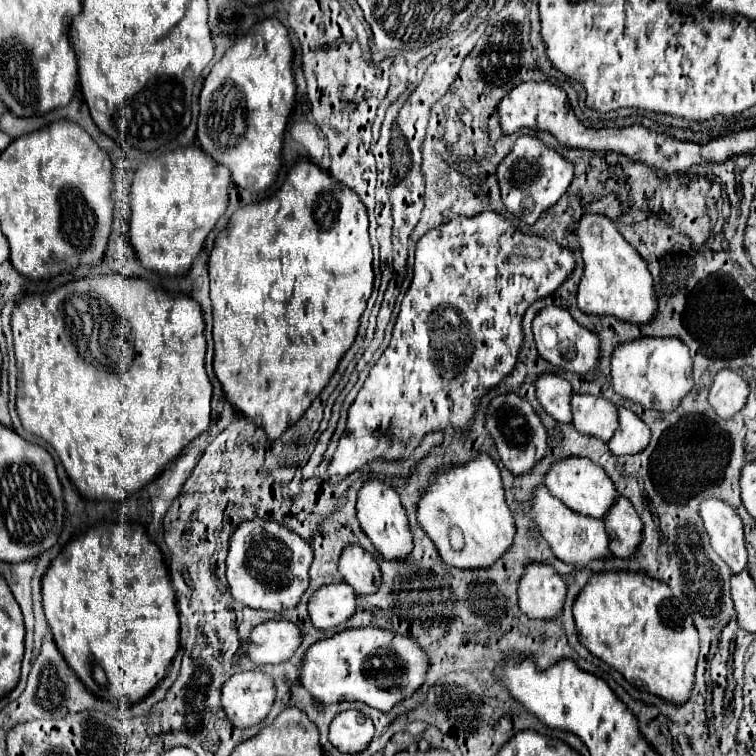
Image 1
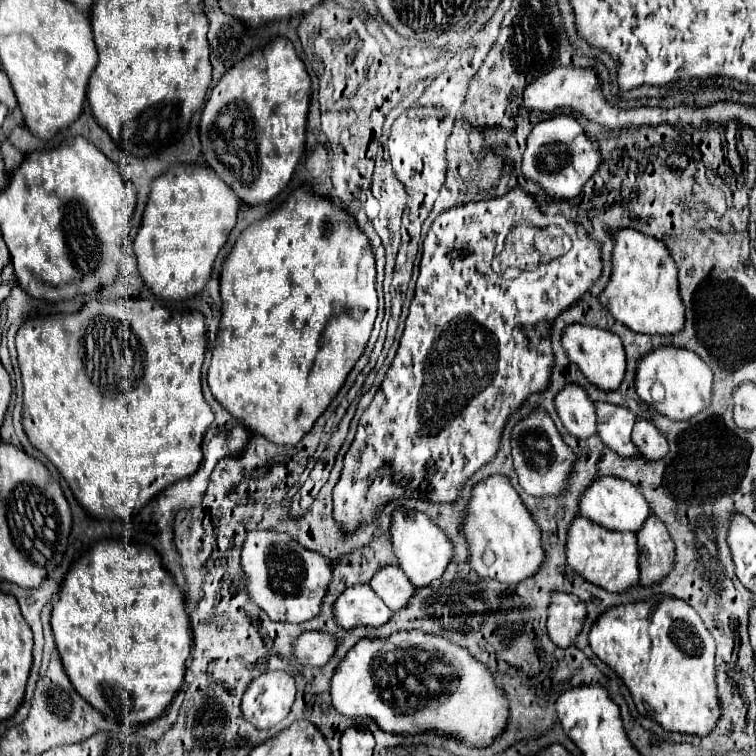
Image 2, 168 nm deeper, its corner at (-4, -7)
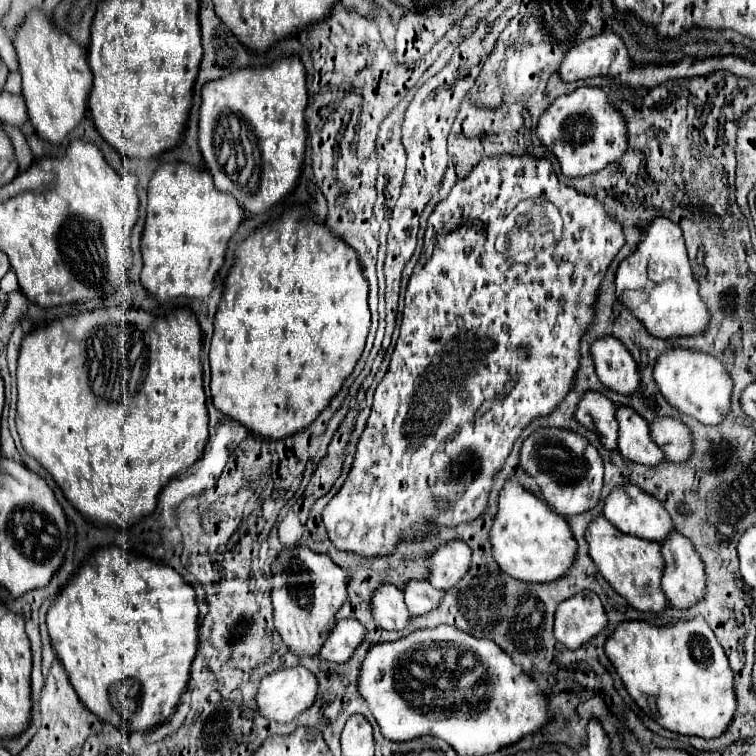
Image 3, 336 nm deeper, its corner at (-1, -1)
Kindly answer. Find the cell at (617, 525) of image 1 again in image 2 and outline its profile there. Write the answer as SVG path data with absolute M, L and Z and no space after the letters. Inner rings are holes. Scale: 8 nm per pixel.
M651 515L643 529L637 535L639 541L639 567L641 567L641 583L651 587L667 577L667 571L673 569L675 561L675 545L663 521Z

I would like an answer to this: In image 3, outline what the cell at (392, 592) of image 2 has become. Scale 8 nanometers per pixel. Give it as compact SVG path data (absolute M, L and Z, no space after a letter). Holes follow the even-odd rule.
M406 581L402 587L404 603L412 615L422 615L438 605L444 591L434 589L428 581Z

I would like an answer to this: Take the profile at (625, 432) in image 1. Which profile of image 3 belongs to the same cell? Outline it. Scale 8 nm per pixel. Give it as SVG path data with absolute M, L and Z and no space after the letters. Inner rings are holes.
M658 417L650 423L650 437L662 449L668 461L684 461L688 459L690 447L690 431L682 421L672 417Z

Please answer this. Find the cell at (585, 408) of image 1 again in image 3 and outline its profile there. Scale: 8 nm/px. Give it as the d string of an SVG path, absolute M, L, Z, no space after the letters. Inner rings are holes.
M618 403L616 405L618 421L618 451L624 459L642 465L656 465L664 461L664 453L650 439L648 423L632 407Z

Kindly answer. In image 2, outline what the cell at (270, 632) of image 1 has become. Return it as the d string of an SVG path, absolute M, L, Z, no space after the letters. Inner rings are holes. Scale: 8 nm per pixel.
M309 631L303 633L295 643L295 657L305 667L323 667L339 645L339 637L331 633Z

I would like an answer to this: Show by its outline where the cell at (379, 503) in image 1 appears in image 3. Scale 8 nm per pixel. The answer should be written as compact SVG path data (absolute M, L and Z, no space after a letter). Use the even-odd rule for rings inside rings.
M460 539L440 543L426 557L426 567L428 567L428 579L426 581L436 589L448 589L460 577L464 577L464 571L468 571L470 547Z

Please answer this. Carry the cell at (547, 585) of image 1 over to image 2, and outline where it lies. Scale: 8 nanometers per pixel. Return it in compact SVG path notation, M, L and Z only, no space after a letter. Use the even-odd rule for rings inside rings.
M553 593L547 619L547 631L551 641L563 649L575 645L575 639L585 623L585 617L587 605L581 597L569 593Z

